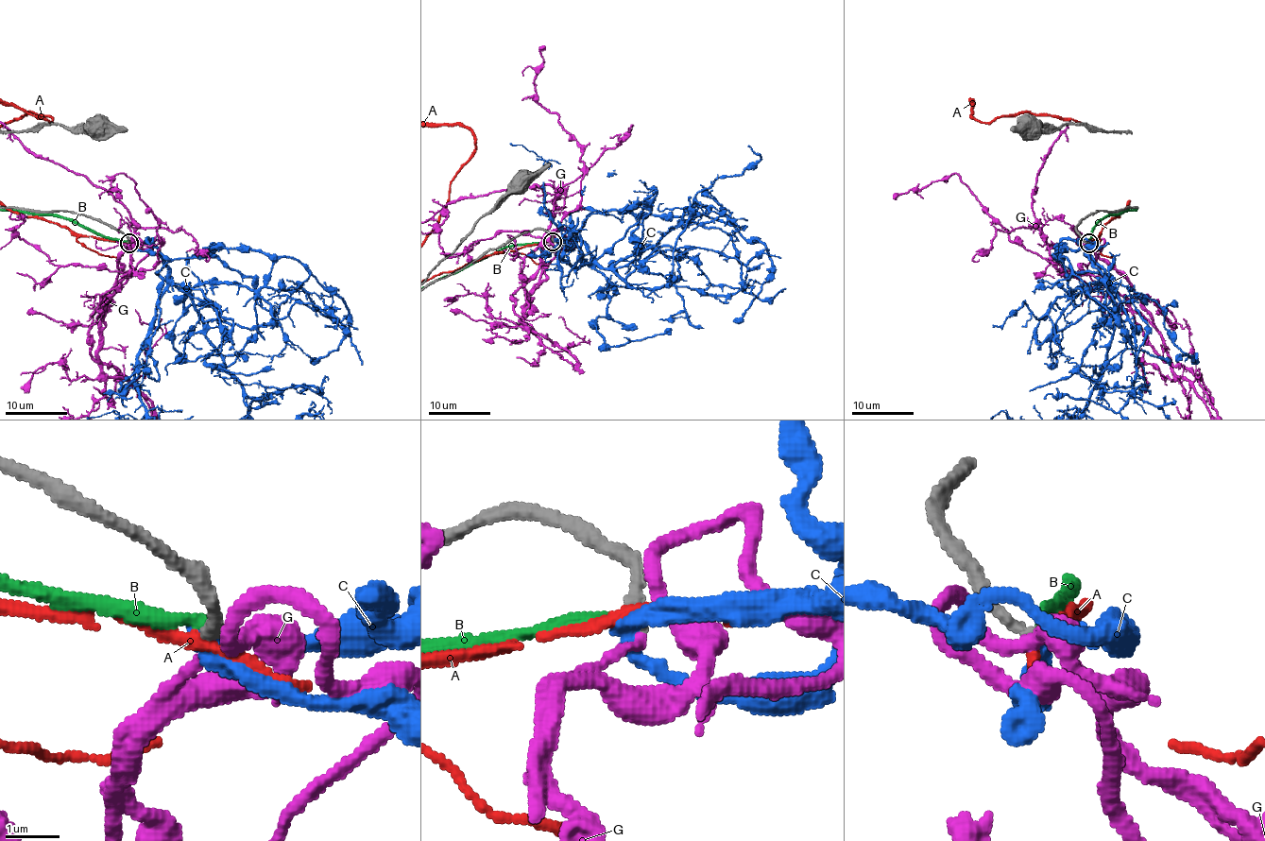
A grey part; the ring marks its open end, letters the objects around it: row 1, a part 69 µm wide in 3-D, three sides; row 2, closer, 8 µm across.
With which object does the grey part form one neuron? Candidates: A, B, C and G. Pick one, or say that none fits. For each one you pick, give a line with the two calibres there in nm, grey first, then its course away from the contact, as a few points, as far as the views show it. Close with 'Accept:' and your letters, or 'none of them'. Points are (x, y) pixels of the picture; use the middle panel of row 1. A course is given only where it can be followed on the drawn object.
G: 200 nm thick on the grey side, 170 nm on the other
Accept: G

